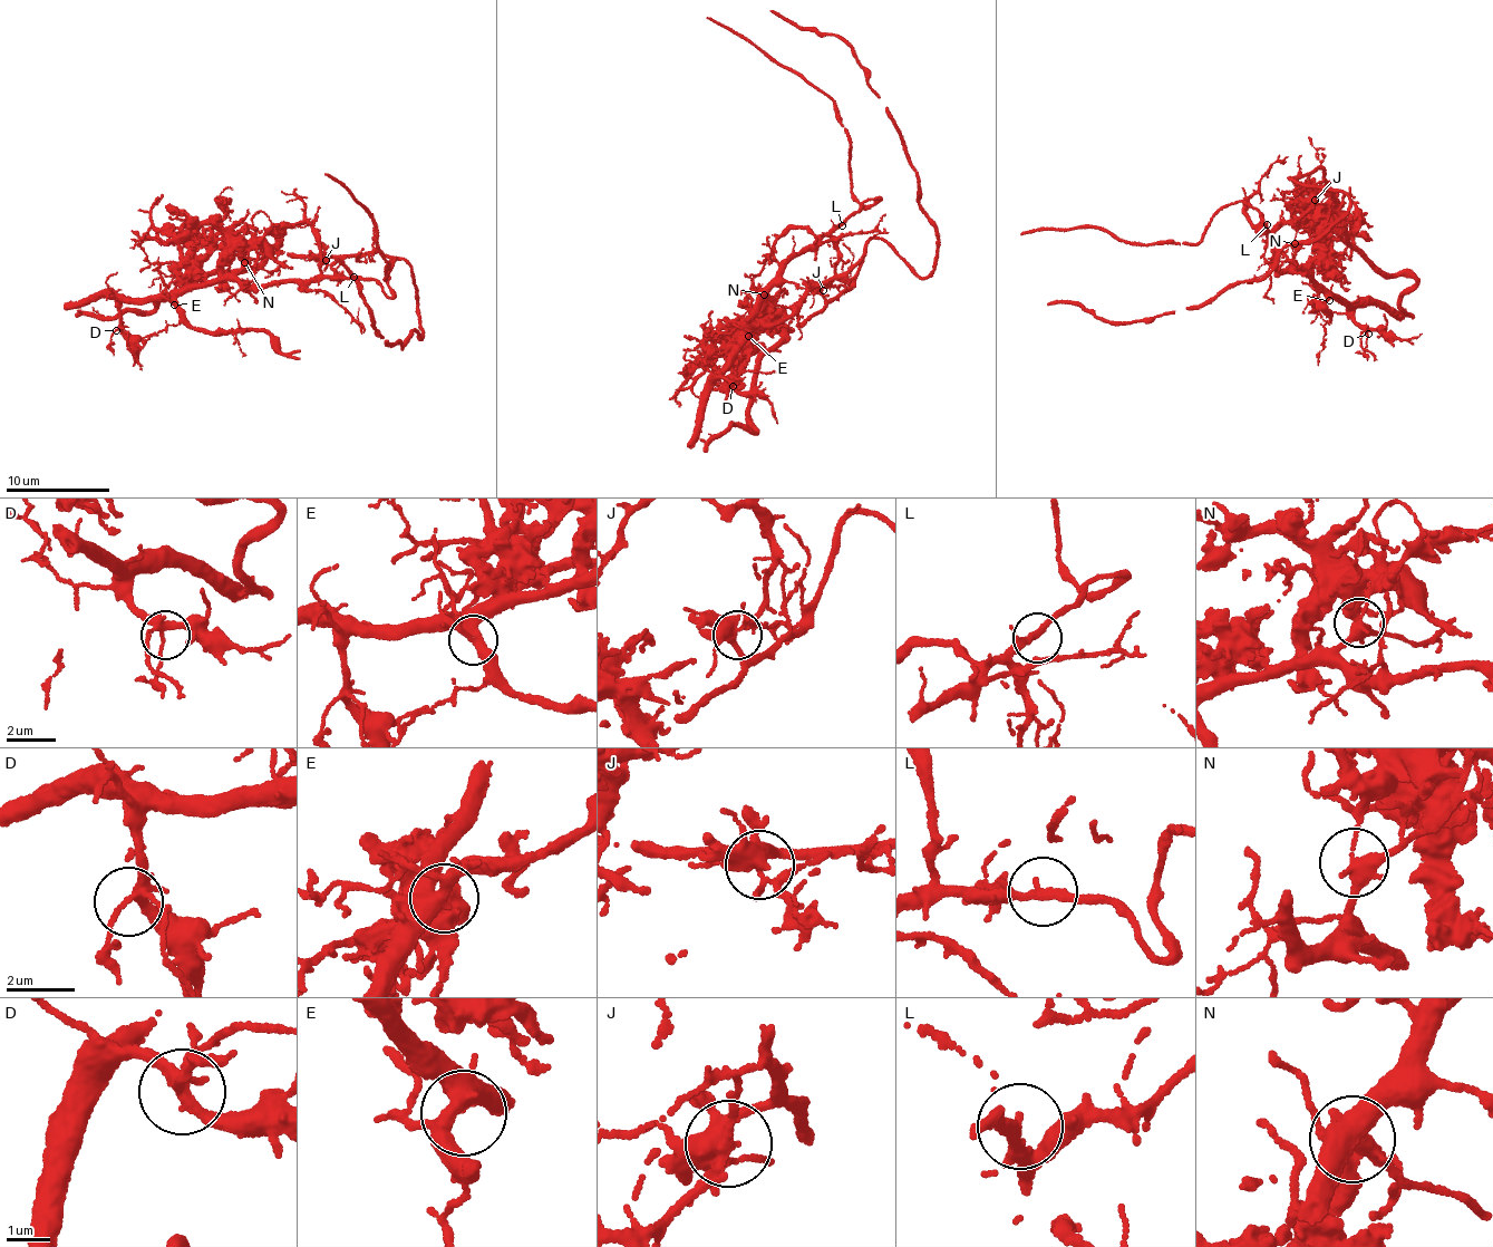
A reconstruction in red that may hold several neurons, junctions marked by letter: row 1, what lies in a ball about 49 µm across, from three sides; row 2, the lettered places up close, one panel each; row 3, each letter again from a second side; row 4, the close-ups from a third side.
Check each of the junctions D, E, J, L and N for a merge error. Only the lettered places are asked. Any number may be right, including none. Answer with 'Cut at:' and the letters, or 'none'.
Cut at: J, N

